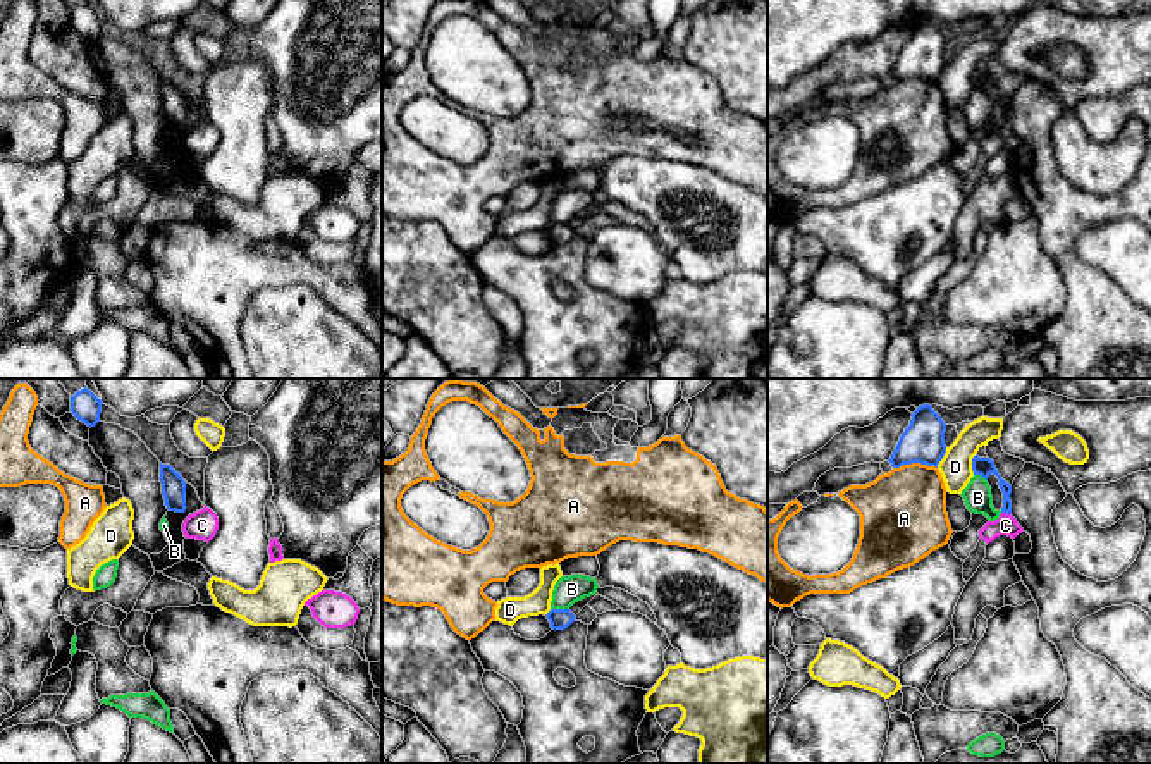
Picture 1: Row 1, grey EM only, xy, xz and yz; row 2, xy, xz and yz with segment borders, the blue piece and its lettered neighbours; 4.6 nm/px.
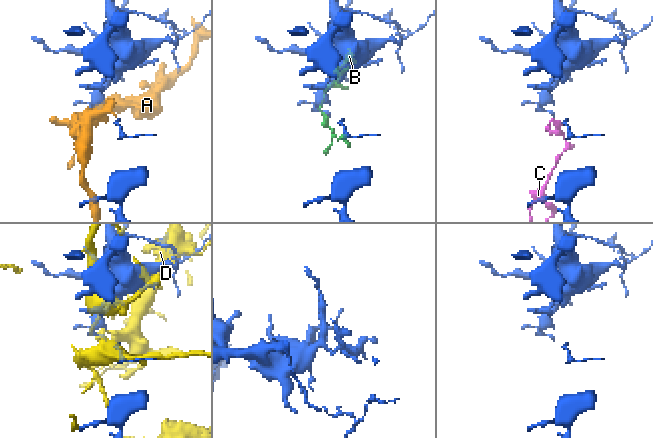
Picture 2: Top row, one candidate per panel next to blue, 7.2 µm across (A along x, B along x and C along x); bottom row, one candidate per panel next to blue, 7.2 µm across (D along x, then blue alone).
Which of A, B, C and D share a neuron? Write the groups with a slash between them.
A / B / C / D

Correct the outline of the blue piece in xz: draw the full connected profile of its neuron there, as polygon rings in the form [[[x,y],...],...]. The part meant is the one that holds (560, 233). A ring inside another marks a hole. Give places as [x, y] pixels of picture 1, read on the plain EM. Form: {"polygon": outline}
{"polygon": [[[551,224],[545,231],[552,244],[564,244],[576,234],[569,224]]]}

